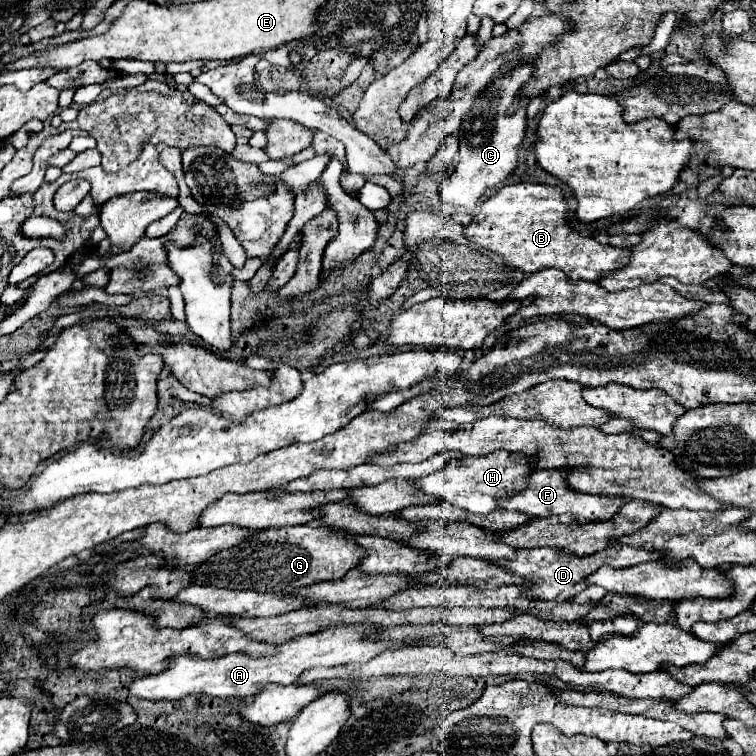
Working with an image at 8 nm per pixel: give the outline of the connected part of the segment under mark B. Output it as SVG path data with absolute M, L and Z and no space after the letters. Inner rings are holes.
M512 184L482 202L480 214L472 216L464 234L468 240L500 254L504 262L526 274L542 268L558 268L566 274L582 274L588 270L588 280L598 282L604 274L620 270L630 262L628 248L600 244L592 236L580 234L568 224L566 212L568 206L558 186Z

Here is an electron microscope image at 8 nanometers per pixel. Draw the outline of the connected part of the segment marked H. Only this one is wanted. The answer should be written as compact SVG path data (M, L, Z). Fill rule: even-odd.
M500 450L488 456L466 456L462 460L450 460L448 466L444 466L442 470L416 480L416 486L426 494L432 494L472 514L488 514L498 508L498 498L508 498L520 492L534 470L536 468L532 466L532 458L520 458L518 454L508 454Z

